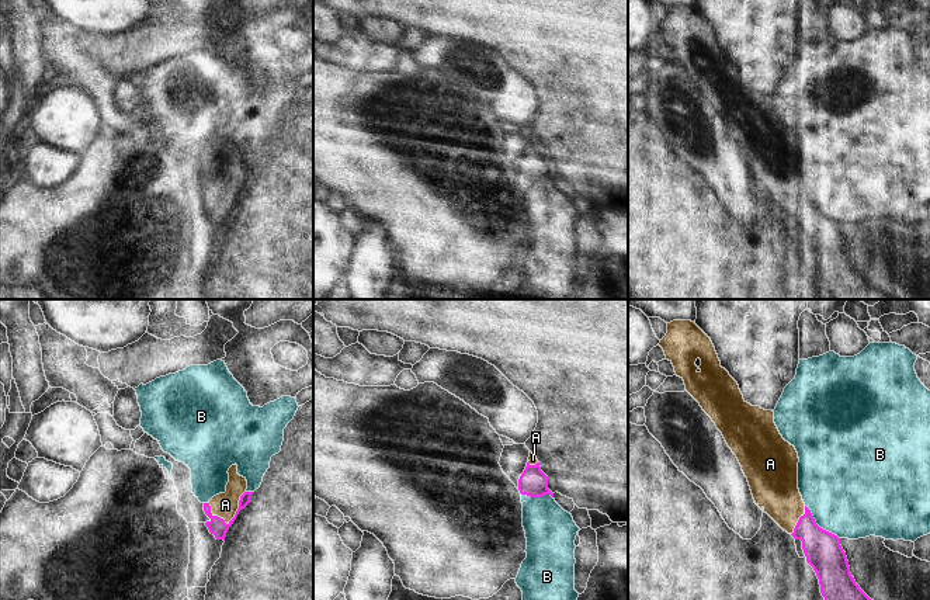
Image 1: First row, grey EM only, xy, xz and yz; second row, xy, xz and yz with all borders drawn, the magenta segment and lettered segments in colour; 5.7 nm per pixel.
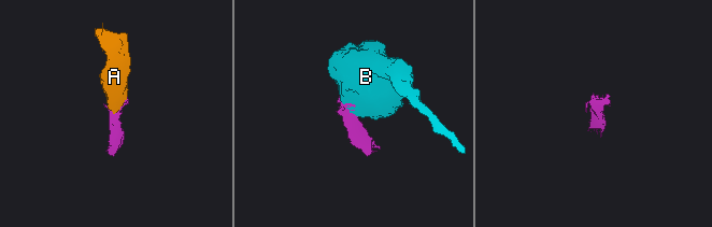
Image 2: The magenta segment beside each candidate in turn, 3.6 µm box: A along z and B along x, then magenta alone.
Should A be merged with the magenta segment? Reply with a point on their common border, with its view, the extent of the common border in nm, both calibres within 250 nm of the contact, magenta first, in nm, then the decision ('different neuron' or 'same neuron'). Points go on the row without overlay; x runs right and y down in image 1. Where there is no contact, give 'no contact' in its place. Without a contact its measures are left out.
meets magenta in xy at (235, 200); contact 240 nm long; 100 nm thick on the magenta side, 140 nm on the other; same neuron

